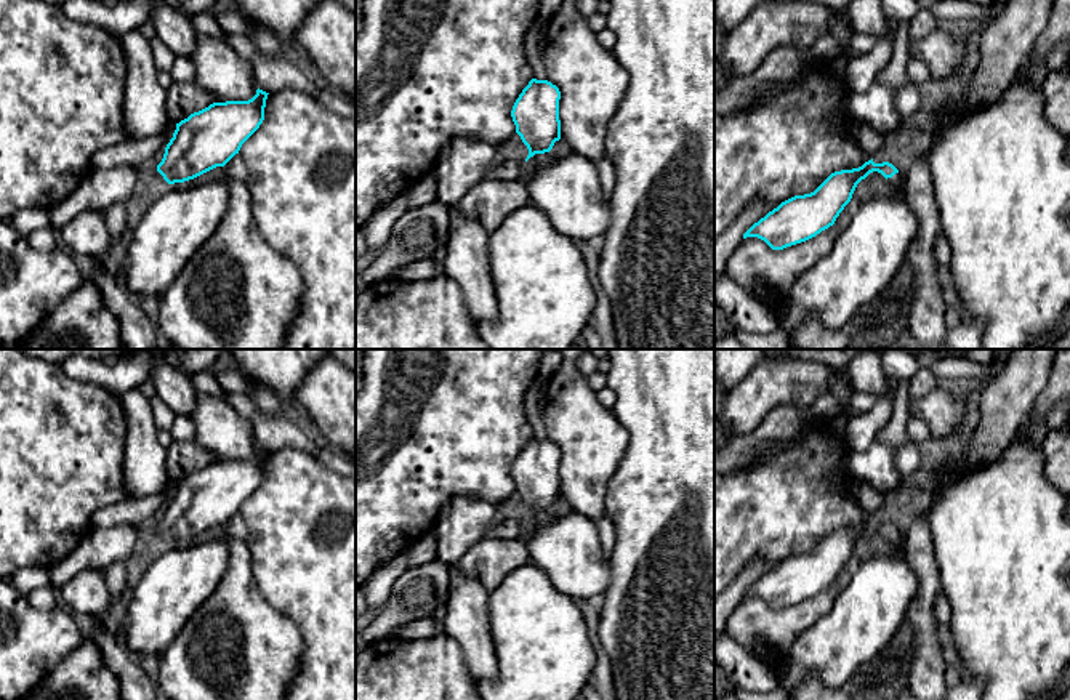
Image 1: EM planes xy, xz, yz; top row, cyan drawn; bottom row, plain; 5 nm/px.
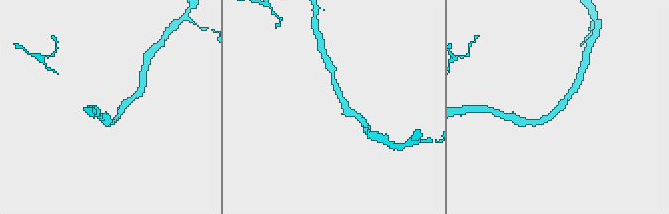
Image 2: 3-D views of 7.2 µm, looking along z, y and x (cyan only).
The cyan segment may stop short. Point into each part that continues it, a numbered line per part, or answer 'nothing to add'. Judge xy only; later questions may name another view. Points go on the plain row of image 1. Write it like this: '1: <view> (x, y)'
nothing to add

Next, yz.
1: yz (896, 542)

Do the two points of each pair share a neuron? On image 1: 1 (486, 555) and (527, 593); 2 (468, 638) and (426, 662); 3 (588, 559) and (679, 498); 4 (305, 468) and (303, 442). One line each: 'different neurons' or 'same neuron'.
1: different neurons
2: different neurons
3: different neurons
4: different neurons

